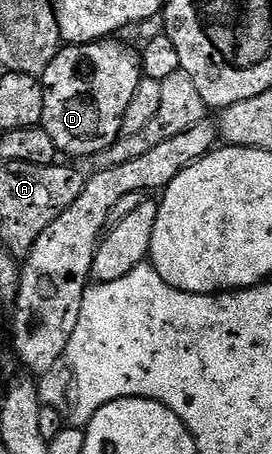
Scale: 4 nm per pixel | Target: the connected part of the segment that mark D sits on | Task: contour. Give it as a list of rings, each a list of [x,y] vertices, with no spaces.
[[[119,39],[92,45],[64,44],[41,75],[43,120],[41,128],[60,154],[91,157],[111,148],[121,137],[122,117],[133,100],[141,78],[141,57]]]

